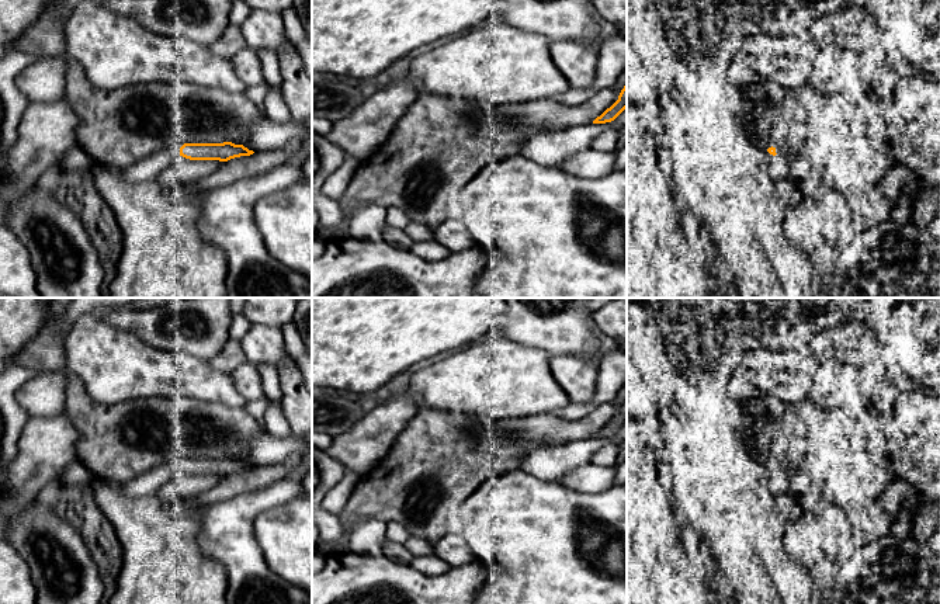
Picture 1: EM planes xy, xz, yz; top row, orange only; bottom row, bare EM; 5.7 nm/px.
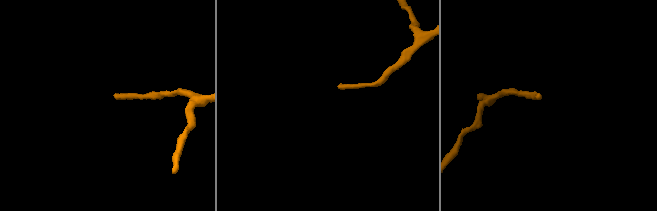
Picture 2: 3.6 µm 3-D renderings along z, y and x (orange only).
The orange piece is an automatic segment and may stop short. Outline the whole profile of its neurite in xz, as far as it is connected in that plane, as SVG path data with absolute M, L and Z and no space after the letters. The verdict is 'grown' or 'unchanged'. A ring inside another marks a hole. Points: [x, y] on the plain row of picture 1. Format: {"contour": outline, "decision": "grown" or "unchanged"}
{"contour": "M627 399L621 405L618 414L607 423L593 438L606 438L614 435L627 423Z", "decision": "unchanged"}

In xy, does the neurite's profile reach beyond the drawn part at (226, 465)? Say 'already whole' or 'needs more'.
needs more

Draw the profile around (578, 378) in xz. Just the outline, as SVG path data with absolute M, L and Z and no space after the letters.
M551 355L551 372L573 405L589 403L597 389L599 358Z

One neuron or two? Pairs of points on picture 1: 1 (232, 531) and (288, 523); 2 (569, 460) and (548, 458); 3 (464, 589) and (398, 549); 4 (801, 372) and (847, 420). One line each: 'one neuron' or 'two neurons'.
1: two neurons
2: one neuron
3: two neurons
4: two neurons

